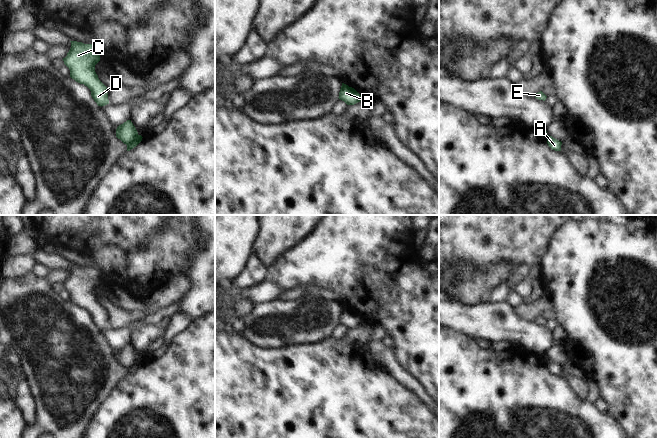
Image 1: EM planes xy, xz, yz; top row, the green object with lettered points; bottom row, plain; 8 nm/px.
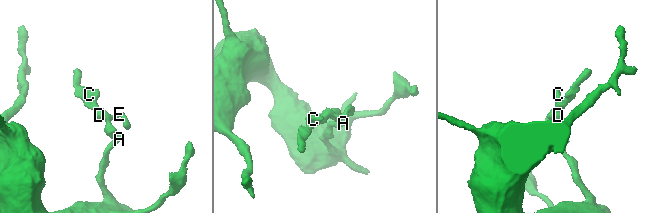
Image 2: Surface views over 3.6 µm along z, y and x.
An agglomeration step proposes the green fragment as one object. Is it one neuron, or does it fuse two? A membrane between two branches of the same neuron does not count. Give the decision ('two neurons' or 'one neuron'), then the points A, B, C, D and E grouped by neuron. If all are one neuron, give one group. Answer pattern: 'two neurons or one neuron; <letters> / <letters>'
two neurons; A / B C D E

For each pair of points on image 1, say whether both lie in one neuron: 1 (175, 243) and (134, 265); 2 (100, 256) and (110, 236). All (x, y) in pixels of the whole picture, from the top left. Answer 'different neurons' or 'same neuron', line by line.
1: same neuron
2: different neurons

